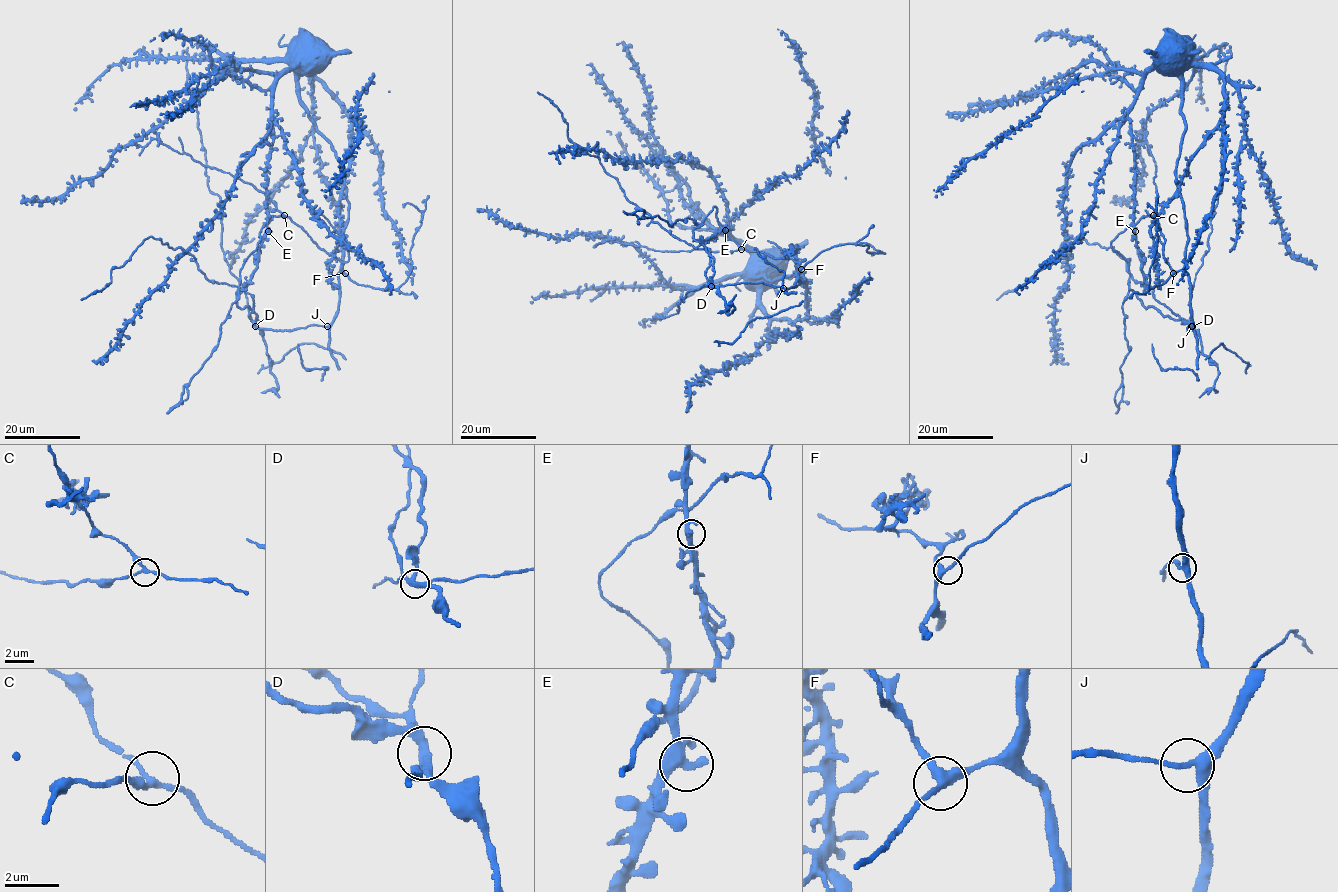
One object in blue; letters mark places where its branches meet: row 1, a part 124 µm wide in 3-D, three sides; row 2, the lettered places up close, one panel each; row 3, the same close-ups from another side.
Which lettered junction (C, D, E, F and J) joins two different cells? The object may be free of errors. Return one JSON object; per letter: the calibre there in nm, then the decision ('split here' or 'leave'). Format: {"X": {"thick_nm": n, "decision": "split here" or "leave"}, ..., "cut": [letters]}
{"C": {"thick_nm": 200, "decision": "leave"}, "D": {"thick_nm": 300, "decision": "split here"}, "E": {"thick_nm": 360, "decision": "leave"}, "F": {"thick_nm": 300, "decision": "leave"}, "J": {"thick_nm": 320, "decision": "leave"}, "cut": ["D"]}

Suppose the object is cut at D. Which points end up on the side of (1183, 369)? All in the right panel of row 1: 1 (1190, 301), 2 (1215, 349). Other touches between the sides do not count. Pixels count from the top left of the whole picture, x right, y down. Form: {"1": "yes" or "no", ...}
{"1": "yes", "2": "yes"}

